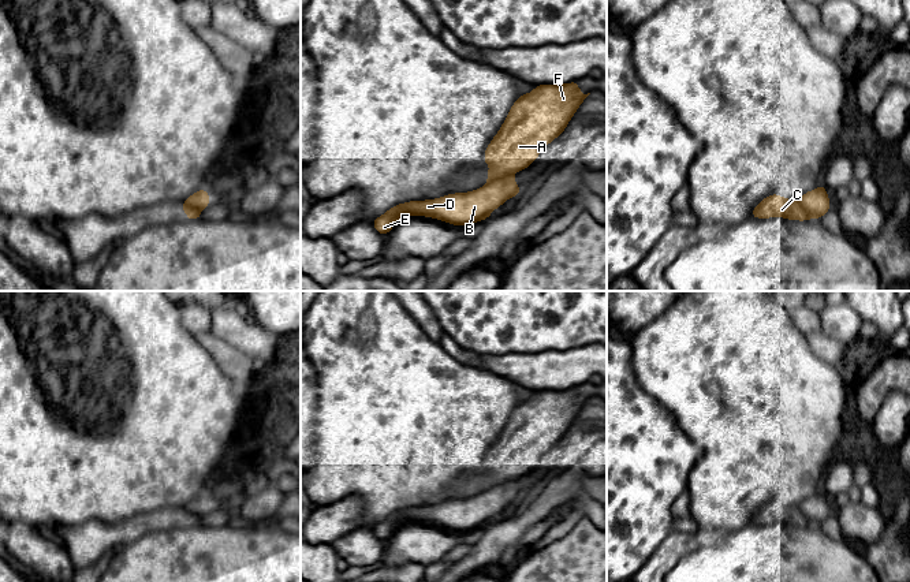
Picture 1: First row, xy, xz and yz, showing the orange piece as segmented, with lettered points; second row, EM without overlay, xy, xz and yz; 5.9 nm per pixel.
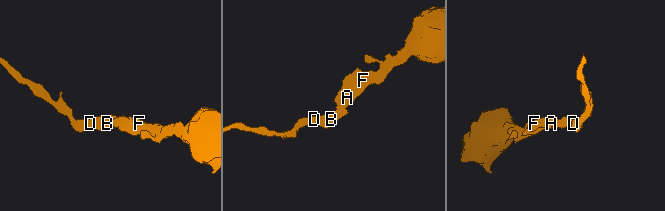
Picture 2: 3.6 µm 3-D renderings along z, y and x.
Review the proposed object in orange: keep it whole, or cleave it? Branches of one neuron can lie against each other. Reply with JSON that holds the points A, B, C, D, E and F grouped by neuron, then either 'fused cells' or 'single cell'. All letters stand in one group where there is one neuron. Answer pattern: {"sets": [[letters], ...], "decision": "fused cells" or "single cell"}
{"sets": [["A", "C", "F"], ["B", "D", "E"]], "decision": "fused cells"}

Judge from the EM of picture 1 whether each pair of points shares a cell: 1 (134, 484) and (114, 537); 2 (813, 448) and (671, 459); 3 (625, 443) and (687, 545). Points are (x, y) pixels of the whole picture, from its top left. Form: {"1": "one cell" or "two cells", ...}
{"1": "two cells", "2": "two cells", "3": "two cells"}

